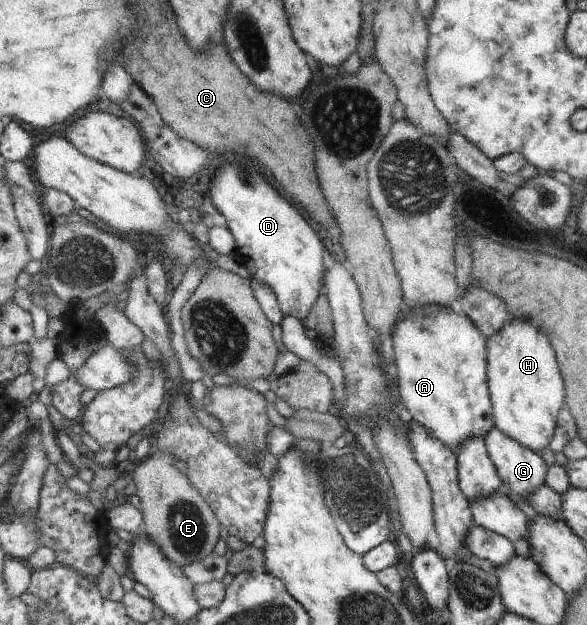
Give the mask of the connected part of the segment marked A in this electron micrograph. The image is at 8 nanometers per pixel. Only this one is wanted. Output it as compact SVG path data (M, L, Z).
M429 306L418 310L404 310L392 337L394 363L398 369L397 383L401 399L414 420L425 431L452 452L458 451L473 438L486 438L495 427L493 401L489 389L489 349L487 339L466 316L454 313L450 308Z

